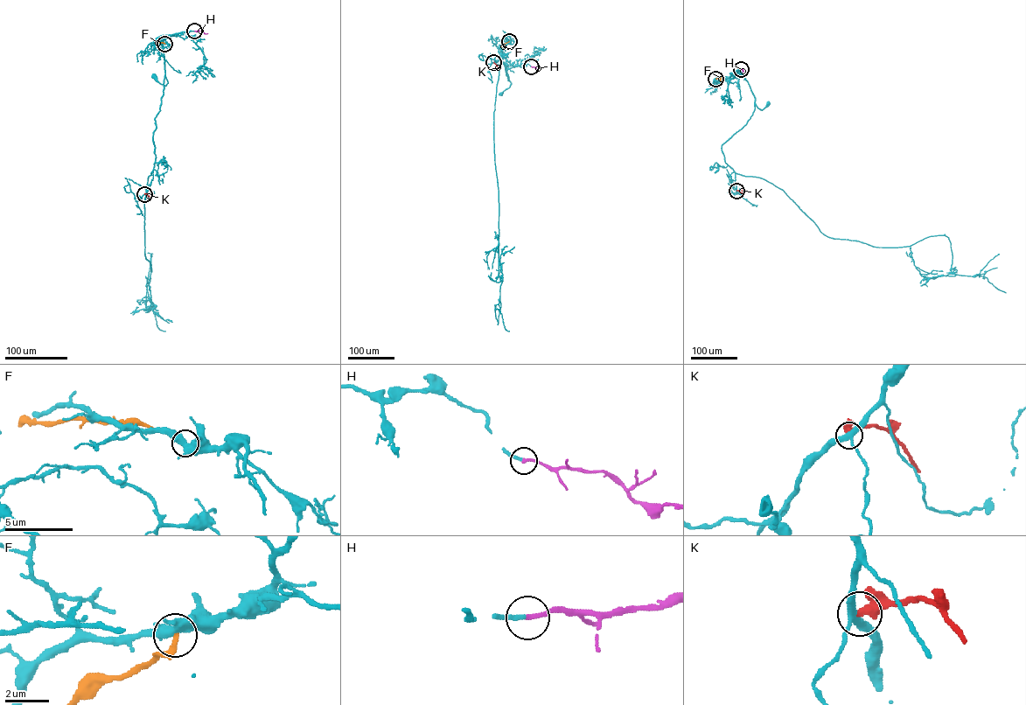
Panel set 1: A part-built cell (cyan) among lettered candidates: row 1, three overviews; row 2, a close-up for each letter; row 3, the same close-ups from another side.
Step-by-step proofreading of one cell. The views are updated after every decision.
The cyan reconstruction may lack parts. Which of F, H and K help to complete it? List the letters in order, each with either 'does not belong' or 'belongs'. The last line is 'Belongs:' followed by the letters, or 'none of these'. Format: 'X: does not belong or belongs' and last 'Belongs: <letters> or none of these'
F: does not belong
H: belongs
K: does not belong
Belongs: H

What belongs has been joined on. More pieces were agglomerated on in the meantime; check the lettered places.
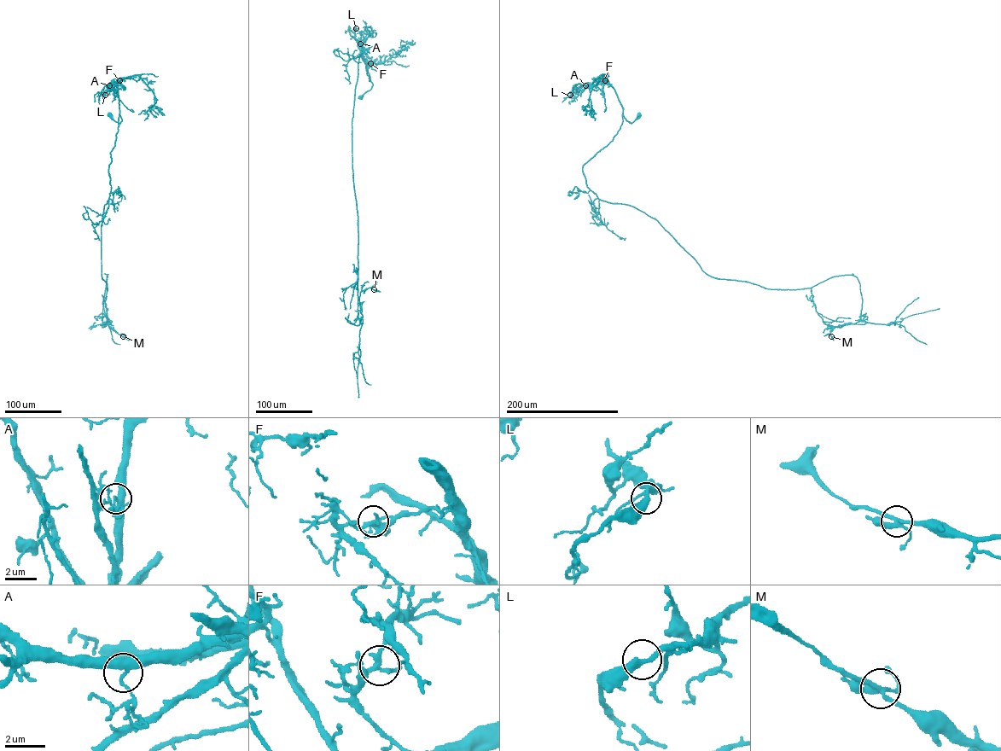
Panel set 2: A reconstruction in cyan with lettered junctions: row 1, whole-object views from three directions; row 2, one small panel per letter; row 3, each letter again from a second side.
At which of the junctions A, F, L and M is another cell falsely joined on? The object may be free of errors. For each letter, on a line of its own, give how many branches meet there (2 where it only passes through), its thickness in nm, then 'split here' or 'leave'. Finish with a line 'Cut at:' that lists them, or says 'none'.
A: 3 branches meet; 320 nm thick; split here
F: 3 branches meet; 240 nm thick; leave
L: 2 branches meet; 340 nm thick; leave
M: 3 branches meet; 280 nm thick; leave
Cut at: A

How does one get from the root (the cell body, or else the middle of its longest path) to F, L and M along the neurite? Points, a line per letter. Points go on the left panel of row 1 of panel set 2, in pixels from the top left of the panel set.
F: (110, 114), (116, 122), (122, 120), (117, 87), (119, 80)
L: (110, 114), (116, 122), (122, 120), (116, 84), (104, 87), (105, 95)
M: (110, 114), (122, 120), (119, 114), (101, 225), (107, 289), (107, 276), (103, 306), (108, 325), (123, 336)

